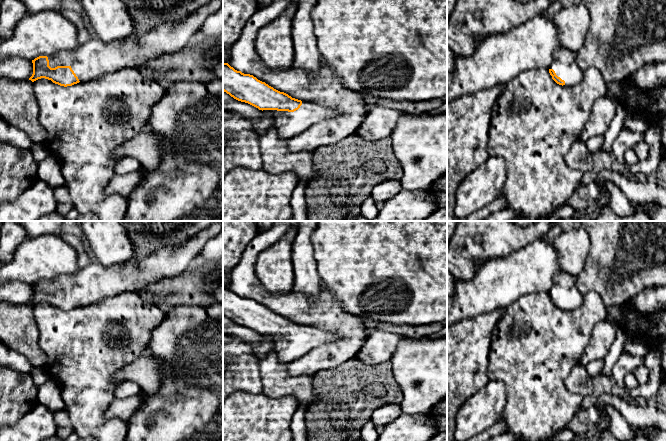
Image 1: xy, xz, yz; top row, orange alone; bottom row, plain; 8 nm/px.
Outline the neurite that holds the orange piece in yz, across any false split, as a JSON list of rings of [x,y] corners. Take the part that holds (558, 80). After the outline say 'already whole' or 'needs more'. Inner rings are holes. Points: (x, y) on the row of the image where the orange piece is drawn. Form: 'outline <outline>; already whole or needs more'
outline [[[563,47],[555,50],[549,73],[557,84],[564,87],[575,86],[583,78],[583,70],[576,63],[575,52]]]; needs more

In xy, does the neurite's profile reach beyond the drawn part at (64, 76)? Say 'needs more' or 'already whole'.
needs more

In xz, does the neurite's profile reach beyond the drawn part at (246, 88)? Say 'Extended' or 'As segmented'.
Extended

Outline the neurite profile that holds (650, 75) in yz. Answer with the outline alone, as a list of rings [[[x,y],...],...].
[[[666,62],[648,63],[633,75],[633,81],[641,89],[651,89],[666,84]]]

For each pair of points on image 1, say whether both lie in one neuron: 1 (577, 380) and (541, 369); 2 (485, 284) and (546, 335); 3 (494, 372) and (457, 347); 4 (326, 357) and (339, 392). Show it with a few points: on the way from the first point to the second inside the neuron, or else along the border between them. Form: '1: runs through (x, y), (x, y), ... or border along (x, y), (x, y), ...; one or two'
1: border along (579, 362), (565, 378), (564, 386), (580, 396); two
2: border along (531, 293), (520, 296), (506, 308); two
3: border along (491, 345), (488, 355), (488, 379); two
4: border along (351, 358), (333, 368), (322, 369), (313, 375); two

